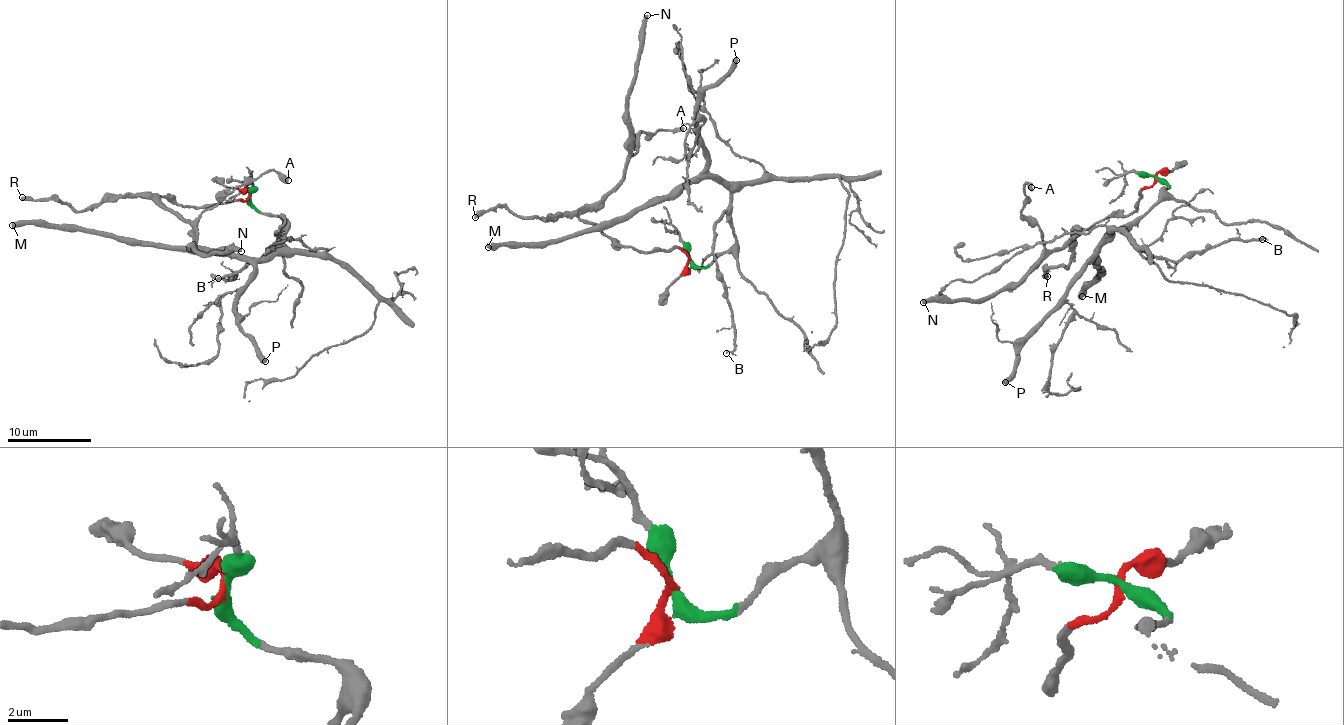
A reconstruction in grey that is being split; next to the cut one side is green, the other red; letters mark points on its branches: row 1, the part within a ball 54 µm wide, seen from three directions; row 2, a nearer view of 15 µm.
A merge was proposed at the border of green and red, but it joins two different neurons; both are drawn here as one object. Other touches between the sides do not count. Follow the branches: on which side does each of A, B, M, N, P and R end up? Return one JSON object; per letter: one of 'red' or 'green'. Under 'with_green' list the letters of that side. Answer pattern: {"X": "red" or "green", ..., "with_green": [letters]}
{"A": "red", "B": "green", "M": "green", "N": "red", "P": "green", "R": "red", "with_green": ["B", "M", "P"]}

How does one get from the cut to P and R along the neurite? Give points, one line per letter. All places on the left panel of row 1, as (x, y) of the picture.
P: (249, 197), (281, 218), (286, 231), (279, 240), (286, 244), (257, 265), (236, 309), (240, 329), (265, 362)
R: (249, 197), (186, 206), (159, 196), (155, 199), (110, 196), (79, 211), (67, 203), (48, 199), (21, 198)

